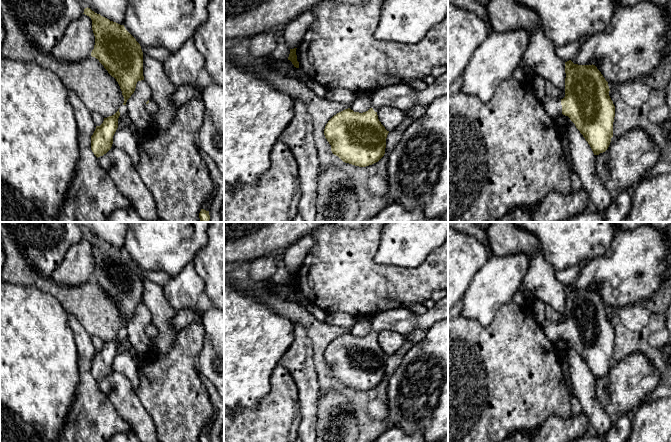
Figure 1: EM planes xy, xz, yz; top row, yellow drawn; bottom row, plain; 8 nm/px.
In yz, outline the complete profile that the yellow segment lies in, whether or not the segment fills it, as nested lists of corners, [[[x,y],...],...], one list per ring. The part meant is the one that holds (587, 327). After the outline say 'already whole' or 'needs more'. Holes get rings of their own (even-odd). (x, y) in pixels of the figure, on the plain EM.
[[[571,284],[565,286],[565,321],[553,323],[545,320],[541,326],[545,336],[555,342],[565,339],[575,348],[590,369],[594,379],[605,376],[613,361],[615,330],[609,320],[608,306],[595,289],[578,289]]]; needs more

